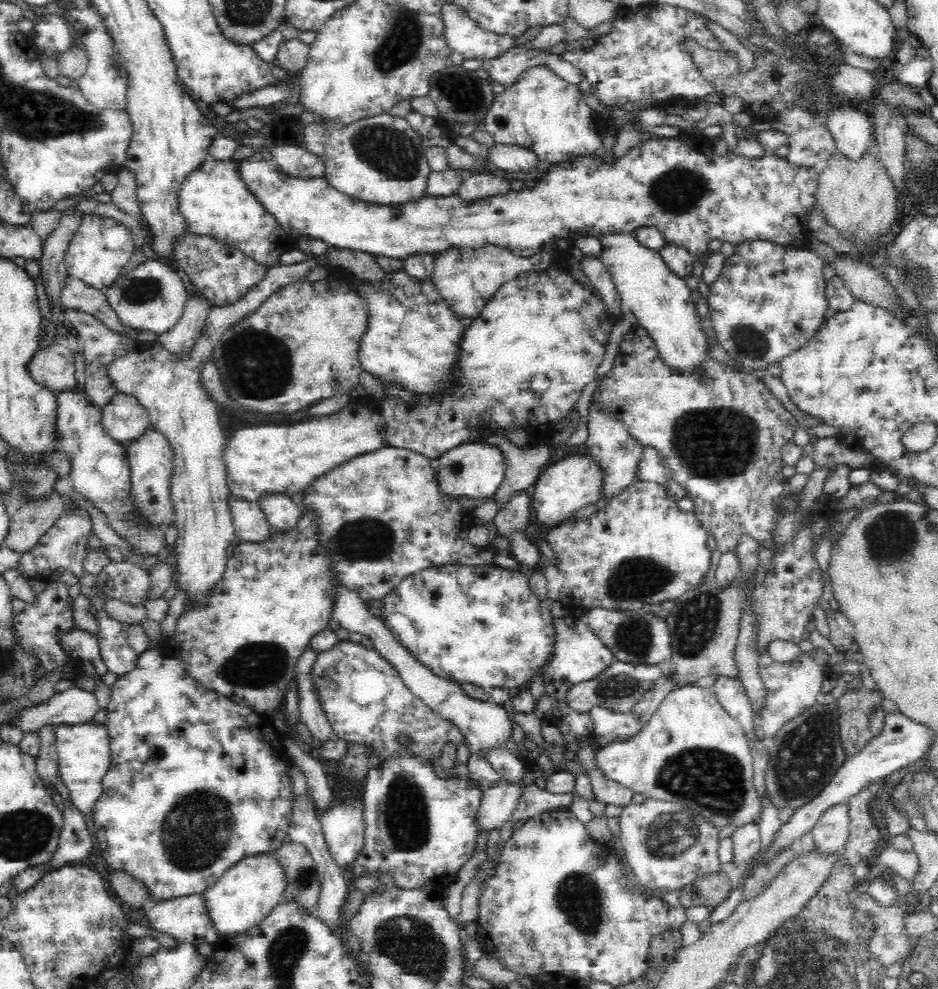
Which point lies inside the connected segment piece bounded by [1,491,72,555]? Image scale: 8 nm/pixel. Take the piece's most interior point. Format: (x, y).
(26, 527)

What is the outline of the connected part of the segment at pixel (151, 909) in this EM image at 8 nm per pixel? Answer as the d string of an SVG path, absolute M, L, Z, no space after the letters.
M201 895L182 896L146 907L149 926L160 934L172 936L178 943L195 947L220 940L203 908Z

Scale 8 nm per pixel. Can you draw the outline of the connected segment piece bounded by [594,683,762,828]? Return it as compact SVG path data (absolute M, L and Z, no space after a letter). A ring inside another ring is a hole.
M694 683L681 685L667 693L657 712L636 736L596 749L594 767L603 774L604 779L634 793L641 793L646 799L678 802L718 828L730 824L748 824L761 812L762 798L754 789L752 756L740 724L724 711L713 690Z

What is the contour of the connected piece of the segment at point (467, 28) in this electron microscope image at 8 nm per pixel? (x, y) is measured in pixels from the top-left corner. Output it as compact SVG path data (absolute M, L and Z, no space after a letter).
M446 4L441 8L441 19L447 46L452 52L460 52L466 60L498 58L514 46L524 46L542 30L541 27L533 27L520 37L494 35L480 31L457 6Z

